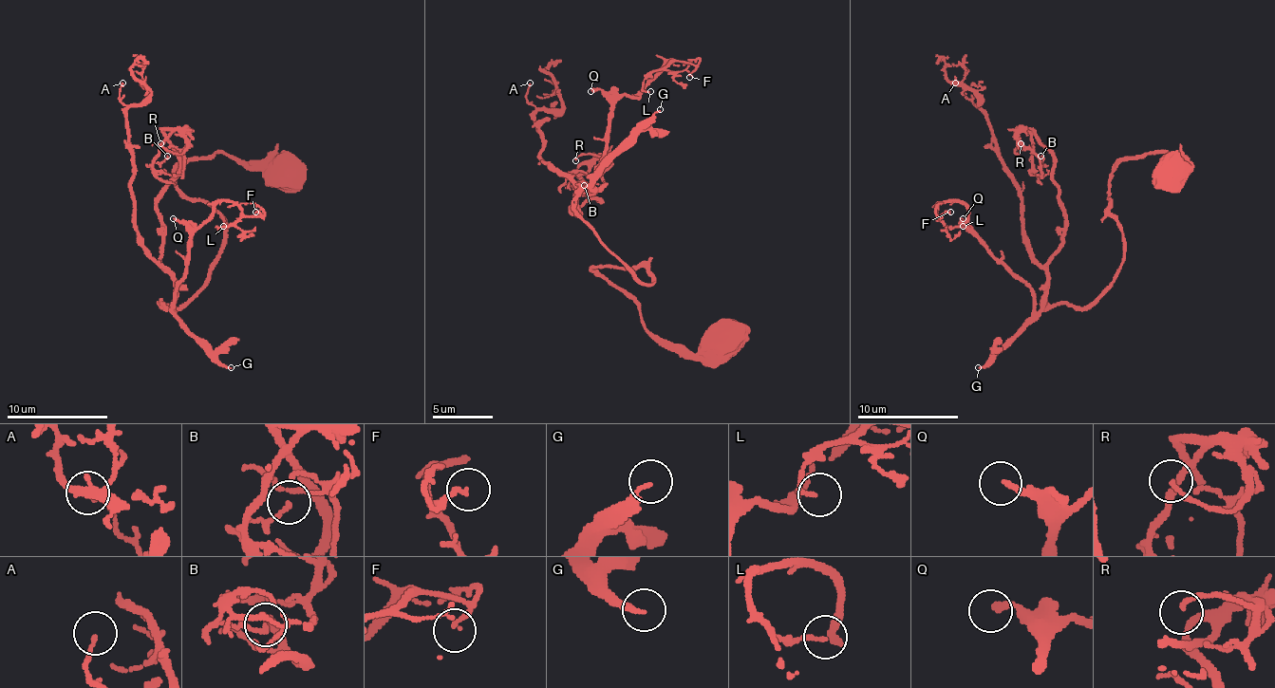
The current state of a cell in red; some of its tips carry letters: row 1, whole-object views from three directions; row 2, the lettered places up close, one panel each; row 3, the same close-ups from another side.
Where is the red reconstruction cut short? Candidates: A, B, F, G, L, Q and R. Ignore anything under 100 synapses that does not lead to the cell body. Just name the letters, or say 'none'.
G

